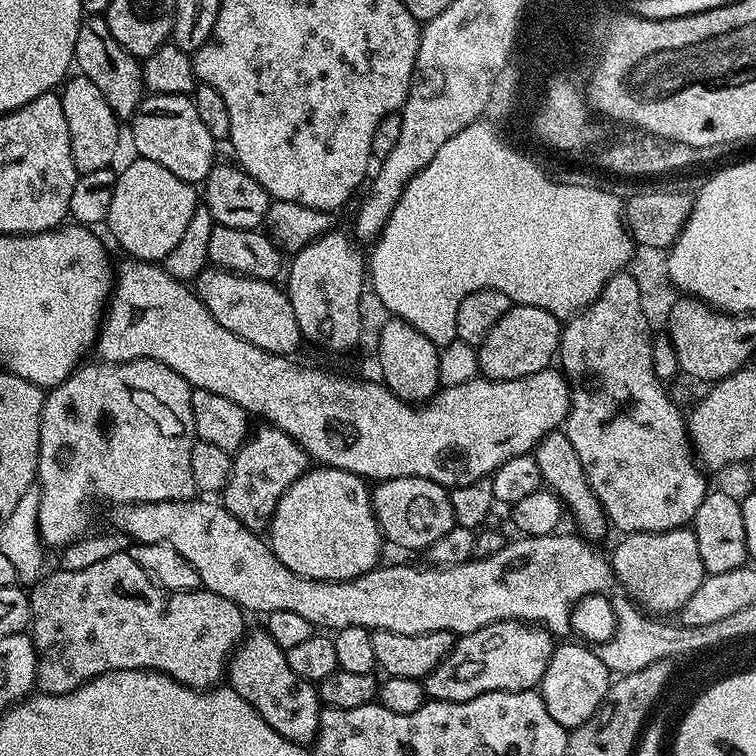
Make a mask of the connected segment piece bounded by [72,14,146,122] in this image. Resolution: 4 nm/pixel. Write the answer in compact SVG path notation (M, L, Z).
M88 14L81 19L78 42L74 42L72 58L79 75L90 78L90 82L98 86L98 91L106 97L106 102L110 110L114 110L116 117L124 122L131 121L146 95L144 69L141 61L131 56L122 46L122 42L118 42L118 38L110 34L110 26L103 15Z

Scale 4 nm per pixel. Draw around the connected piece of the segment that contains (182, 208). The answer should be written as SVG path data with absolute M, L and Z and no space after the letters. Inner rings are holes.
M132 158L124 169L119 169L106 228L112 231L121 250L129 252L131 259L163 262L166 254L178 246L197 207L198 192L193 185L170 174L170 170L158 166L158 162Z

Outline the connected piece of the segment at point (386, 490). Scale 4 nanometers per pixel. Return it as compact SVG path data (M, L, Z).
M403 476L402 478L390 478L379 481L371 489L372 509L376 515L376 521L380 527L380 535L385 541L388 540L396 548L409 548L410 551L427 550L438 538L442 538L451 528L457 527L454 518L452 503L448 497L449 489L442 487L438 482L426 478L414 478Z

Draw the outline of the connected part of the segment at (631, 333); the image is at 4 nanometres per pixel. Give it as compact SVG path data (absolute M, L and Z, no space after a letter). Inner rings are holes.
M628 270L617 272L606 282L606 286L594 298L590 306L586 306L581 312L576 313L563 325L560 333L560 350L558 353L558 364L565 377L580 376L570 384L570 407L566 421L566 431L570 443L574 445L574 451L578 454L578 462L582 462L582 470L586 470L586 478L598 498L603 504L604 513L608 515L608 523L613 529L616 528L620 534L630 532L665 532L691 525L694 514L698 514L698 506L702 506L702 498L708 495L710 485L704 481L705 473L698 467L694 459L694 451L689 443L688 430L685 417L672 405L670 397L664 393L665 385L654 374L654 365L651 361L651 348L654 332L648 328L646 317L642 312L642 303L639 298L638 283L634 280Z

